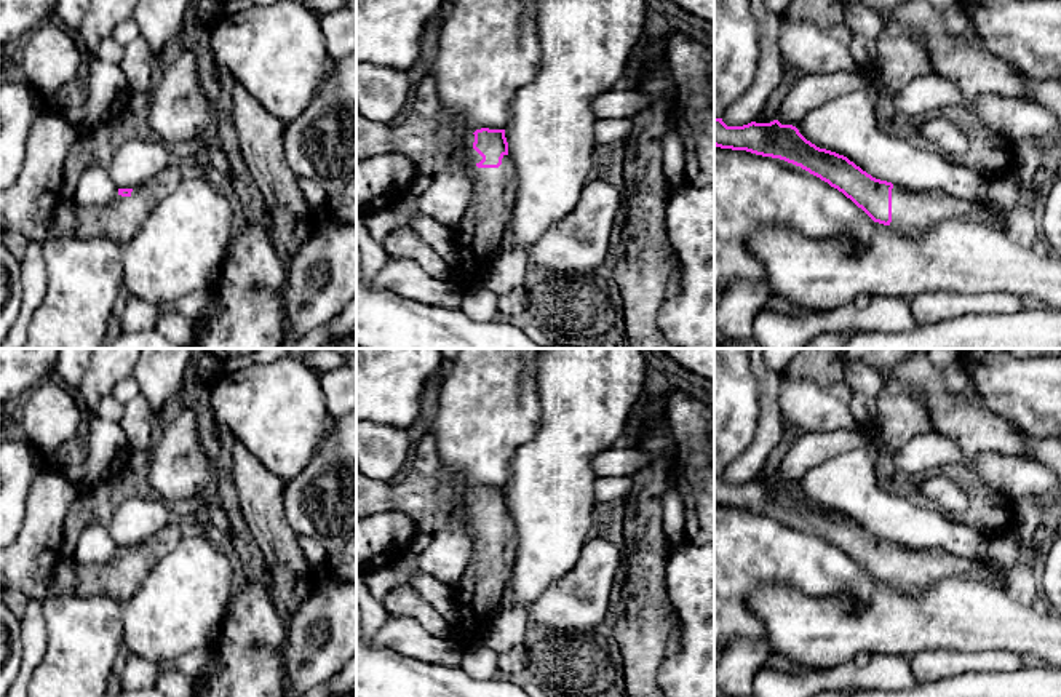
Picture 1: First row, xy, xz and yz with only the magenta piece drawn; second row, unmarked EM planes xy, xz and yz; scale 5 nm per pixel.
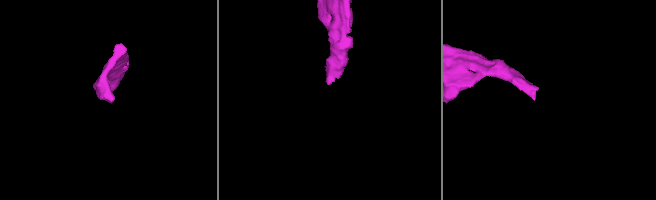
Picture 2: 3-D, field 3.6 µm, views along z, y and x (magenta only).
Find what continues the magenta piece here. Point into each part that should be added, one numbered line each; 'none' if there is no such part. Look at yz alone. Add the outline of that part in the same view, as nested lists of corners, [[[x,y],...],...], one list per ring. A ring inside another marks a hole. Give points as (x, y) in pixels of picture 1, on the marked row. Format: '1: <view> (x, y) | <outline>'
1: yz (913, 213) | [[[893,185],[890,227],[895,232],[917,237],[948,217],[1002,222],[1002,217],[992,214],[983,203],[965,201],[940,190],[911,192]]]

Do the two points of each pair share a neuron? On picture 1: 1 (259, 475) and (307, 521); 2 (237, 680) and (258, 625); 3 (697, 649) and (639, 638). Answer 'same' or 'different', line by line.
1: different
2: same
3: different

